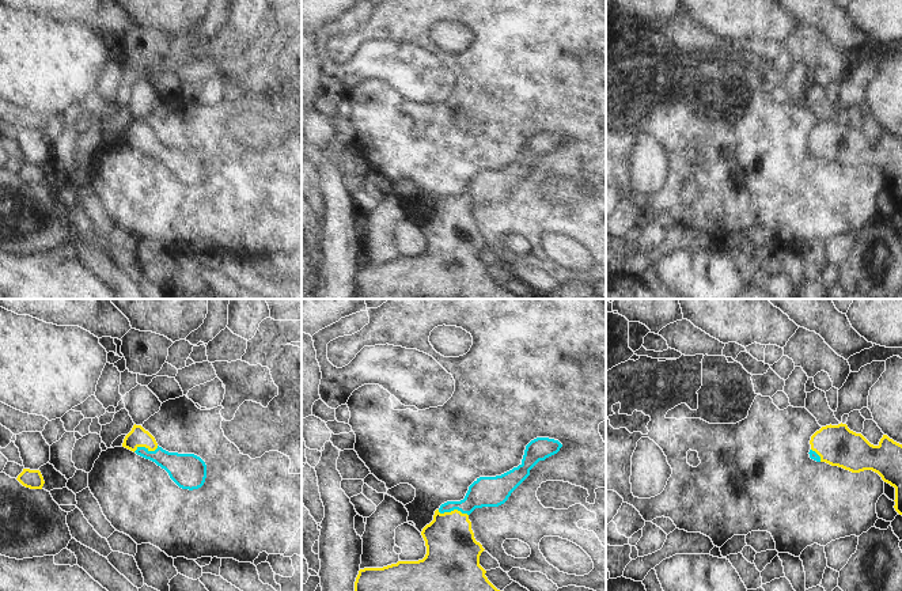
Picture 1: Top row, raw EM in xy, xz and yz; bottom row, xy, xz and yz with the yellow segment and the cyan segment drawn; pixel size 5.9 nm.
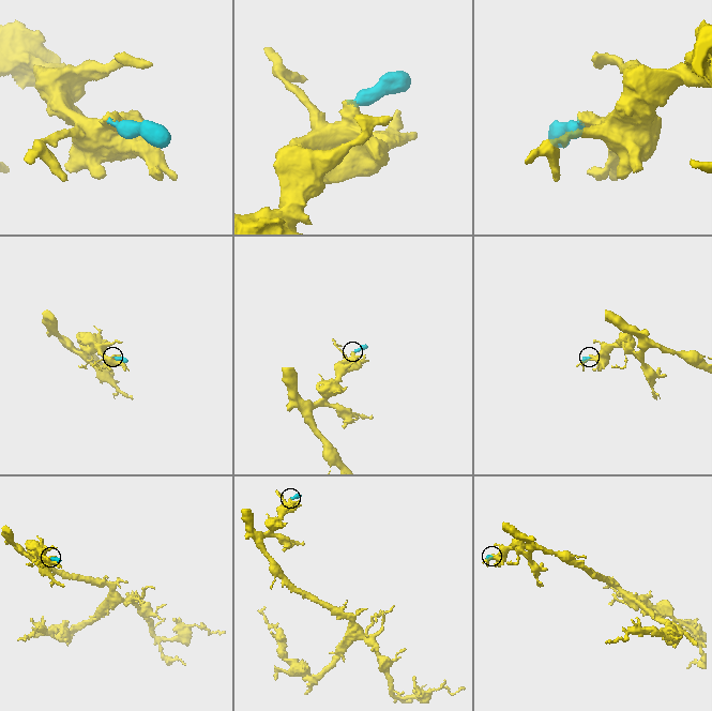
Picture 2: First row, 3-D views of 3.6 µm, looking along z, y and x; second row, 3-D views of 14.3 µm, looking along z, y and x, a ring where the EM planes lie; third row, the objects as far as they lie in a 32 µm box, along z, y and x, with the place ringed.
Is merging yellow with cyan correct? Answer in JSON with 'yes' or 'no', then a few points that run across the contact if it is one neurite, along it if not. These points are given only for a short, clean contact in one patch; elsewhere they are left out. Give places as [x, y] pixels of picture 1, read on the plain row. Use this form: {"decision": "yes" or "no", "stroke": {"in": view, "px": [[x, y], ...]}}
{"decision": "yes", "stroke": {"in": "xz", "px": [[453, 249], [453, 207], [462, 205], [486, 186]]}}

